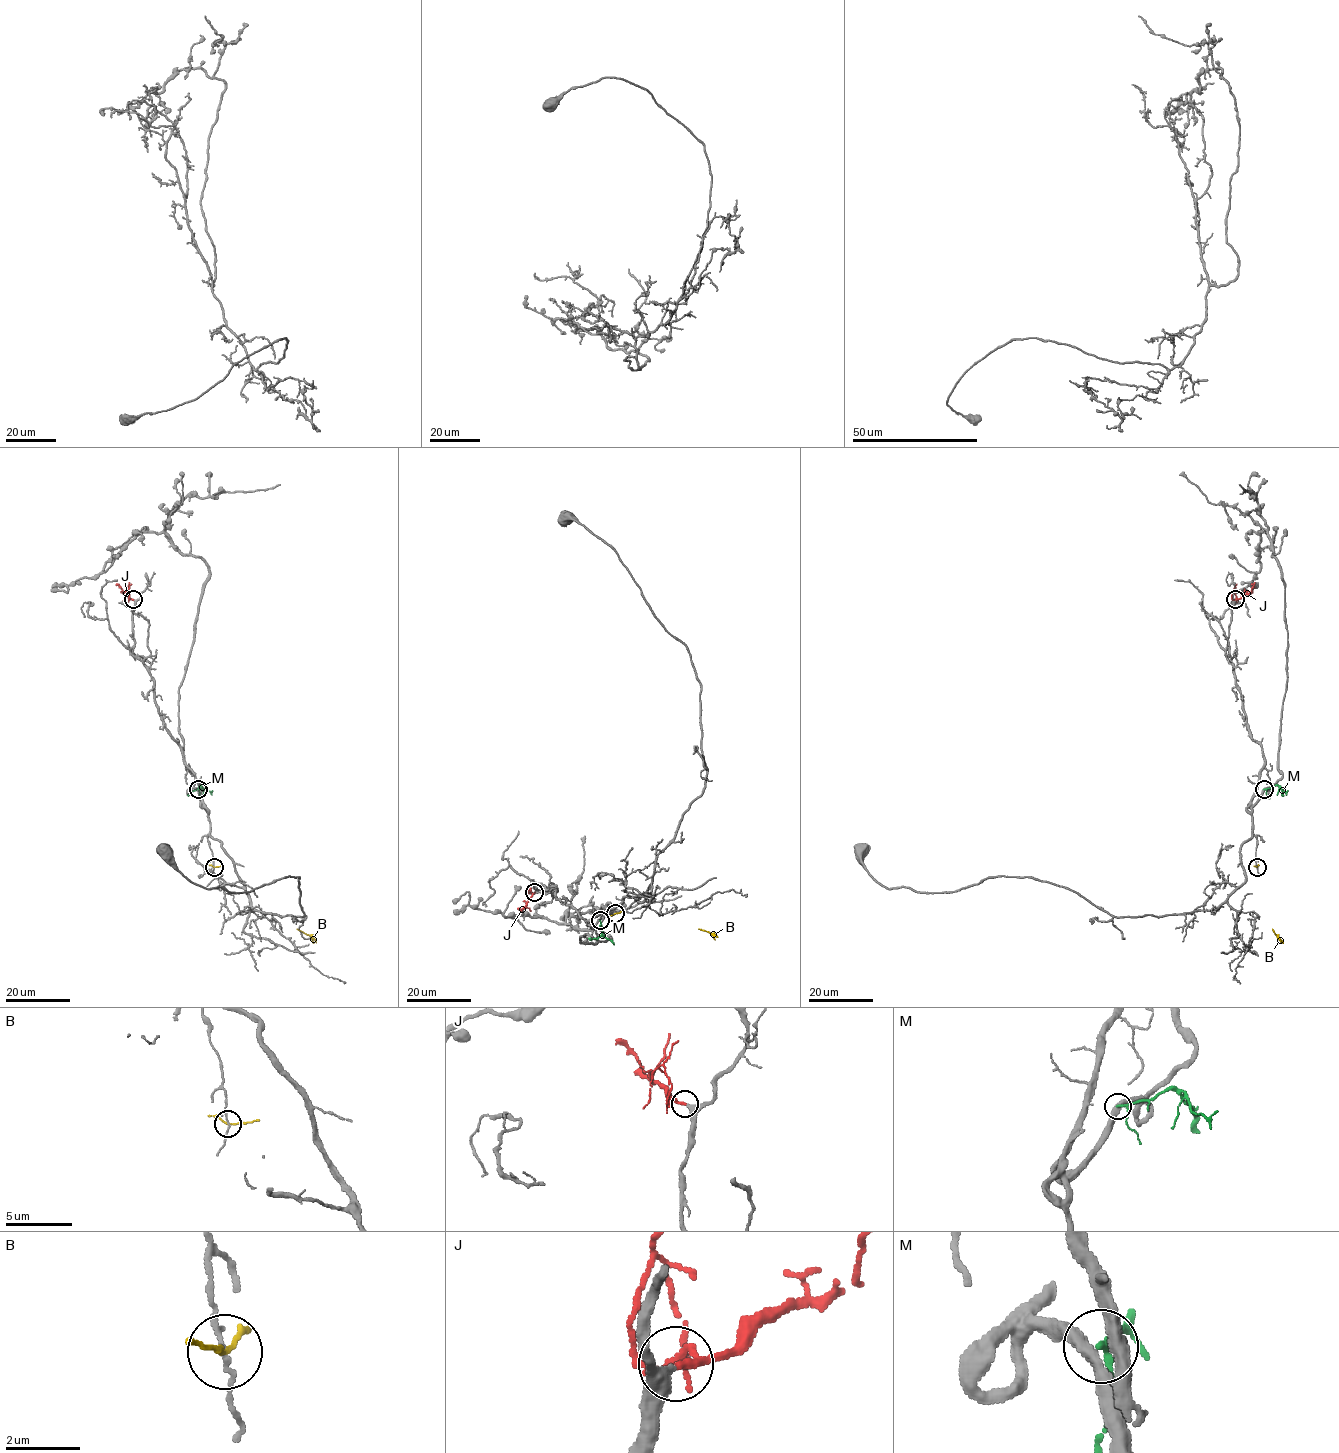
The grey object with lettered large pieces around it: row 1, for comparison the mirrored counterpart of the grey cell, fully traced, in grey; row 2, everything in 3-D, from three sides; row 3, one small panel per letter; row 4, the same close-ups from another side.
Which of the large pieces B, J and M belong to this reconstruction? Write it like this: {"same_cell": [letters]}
{"same_cell": ["J"]}

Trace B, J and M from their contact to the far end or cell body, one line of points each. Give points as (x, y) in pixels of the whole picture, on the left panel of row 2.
B: (213, 867), (221, 866), (297, 929), (308, 934), (314, 943)
J: (133, 599), (116, 583)
M: (198, 789), (200, 785), (207, 791), (213, 790)

